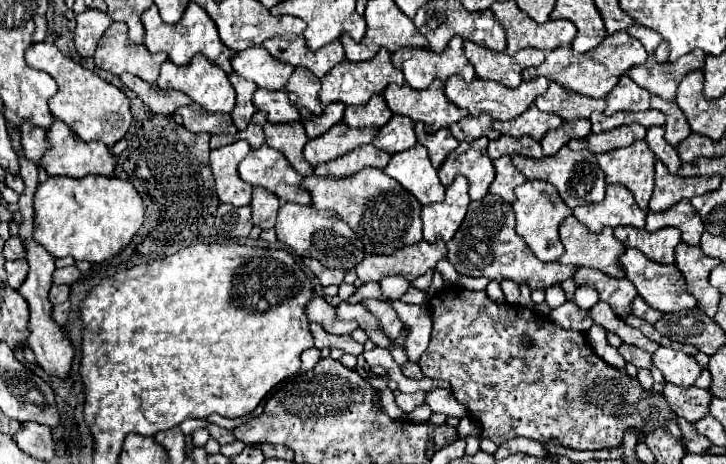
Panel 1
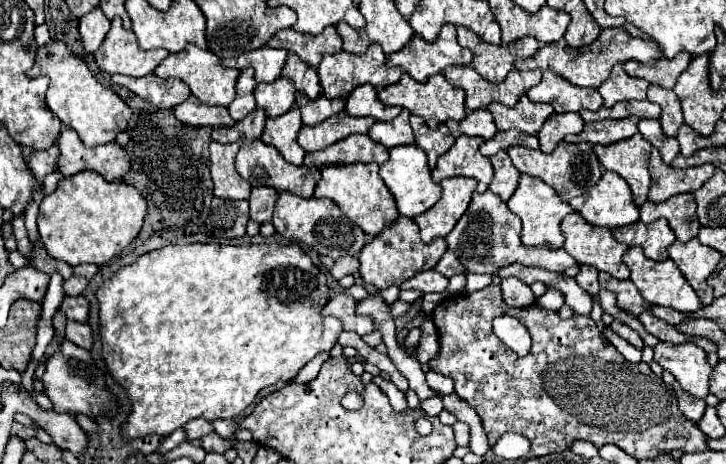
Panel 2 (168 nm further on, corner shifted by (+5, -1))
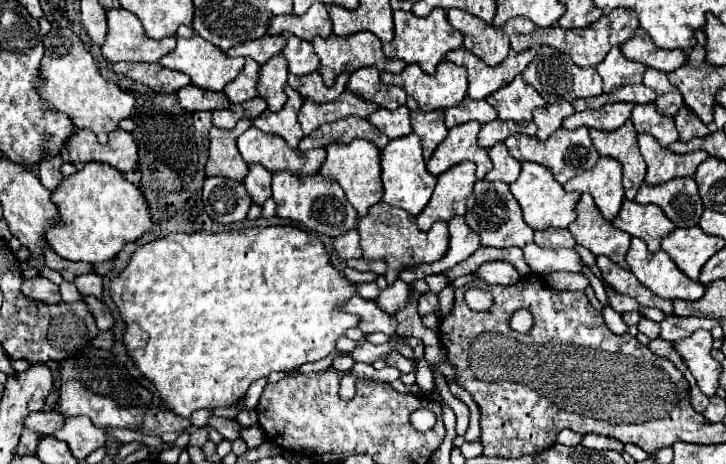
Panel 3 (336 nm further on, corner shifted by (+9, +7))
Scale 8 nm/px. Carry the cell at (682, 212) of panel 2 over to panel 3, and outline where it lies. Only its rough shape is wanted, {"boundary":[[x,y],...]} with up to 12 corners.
{"boundary":[[694,178],[642,184],[634,202],[660,206],[678,228],[704,210]]}

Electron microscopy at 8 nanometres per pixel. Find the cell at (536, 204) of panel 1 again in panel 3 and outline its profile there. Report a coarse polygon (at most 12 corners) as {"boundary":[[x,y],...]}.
{"boundary":[[524,162],[510,184],[534,230],[574,222],[580,194],[546,170]]}

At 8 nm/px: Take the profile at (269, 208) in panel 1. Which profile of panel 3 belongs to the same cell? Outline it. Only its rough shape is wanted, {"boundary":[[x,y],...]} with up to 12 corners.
{"boundary":[[250,166],[244,186],[254,204],[272,196],[272,174]]}

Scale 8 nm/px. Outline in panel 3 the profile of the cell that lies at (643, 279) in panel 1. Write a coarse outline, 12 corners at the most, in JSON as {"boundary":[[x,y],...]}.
{"boundary":[[632,238],[630,272],[656,296],[698,300],[704,284],[664,250]]}

